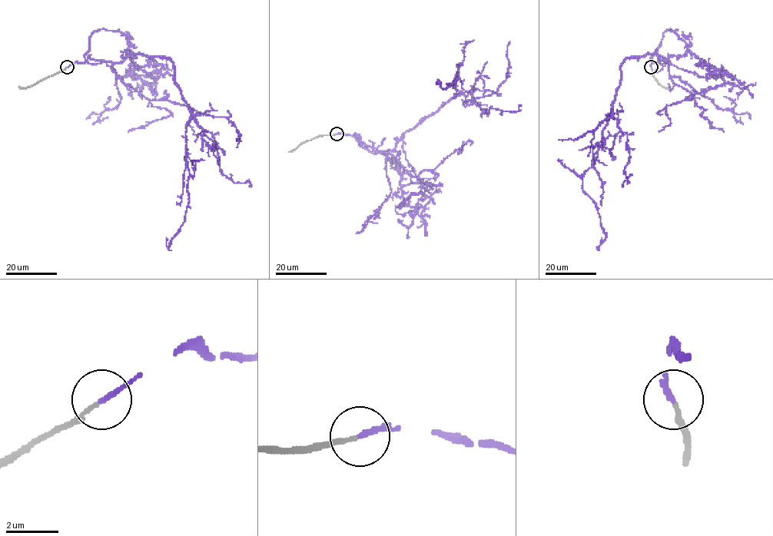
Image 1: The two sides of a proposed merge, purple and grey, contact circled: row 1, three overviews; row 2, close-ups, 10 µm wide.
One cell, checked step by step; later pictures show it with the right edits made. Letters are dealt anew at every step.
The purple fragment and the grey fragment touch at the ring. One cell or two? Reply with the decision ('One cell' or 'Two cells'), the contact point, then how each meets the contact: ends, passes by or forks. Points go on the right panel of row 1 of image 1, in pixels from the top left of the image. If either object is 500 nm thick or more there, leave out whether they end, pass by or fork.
One cell. Place: (651, 67). At the ring purple ends. At the ring grey ends

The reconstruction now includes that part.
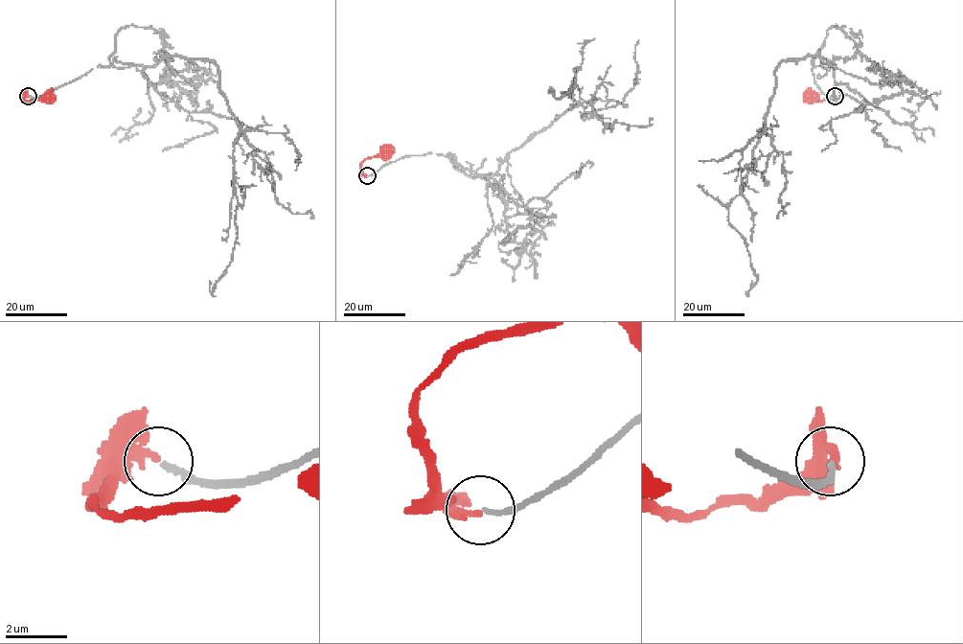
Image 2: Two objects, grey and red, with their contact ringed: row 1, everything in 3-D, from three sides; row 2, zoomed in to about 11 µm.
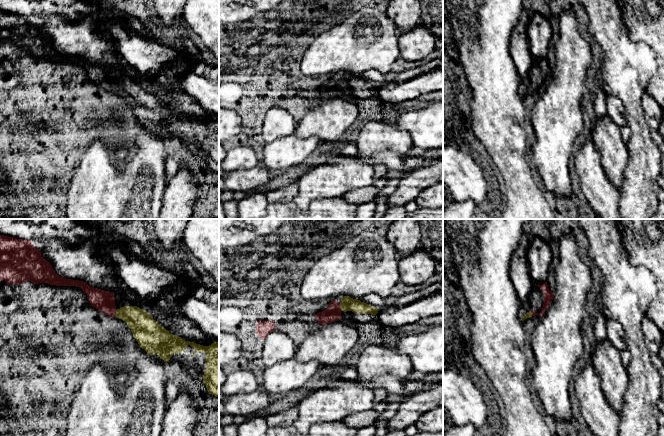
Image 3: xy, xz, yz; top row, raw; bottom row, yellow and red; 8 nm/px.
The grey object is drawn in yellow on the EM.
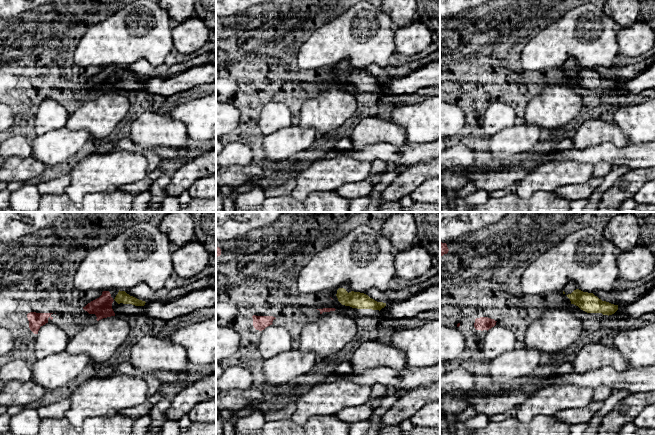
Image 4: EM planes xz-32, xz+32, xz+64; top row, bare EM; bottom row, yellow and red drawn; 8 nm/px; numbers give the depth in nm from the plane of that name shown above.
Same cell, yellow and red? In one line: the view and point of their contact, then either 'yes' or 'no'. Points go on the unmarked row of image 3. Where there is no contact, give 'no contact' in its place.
contact xz (340, 83); yes

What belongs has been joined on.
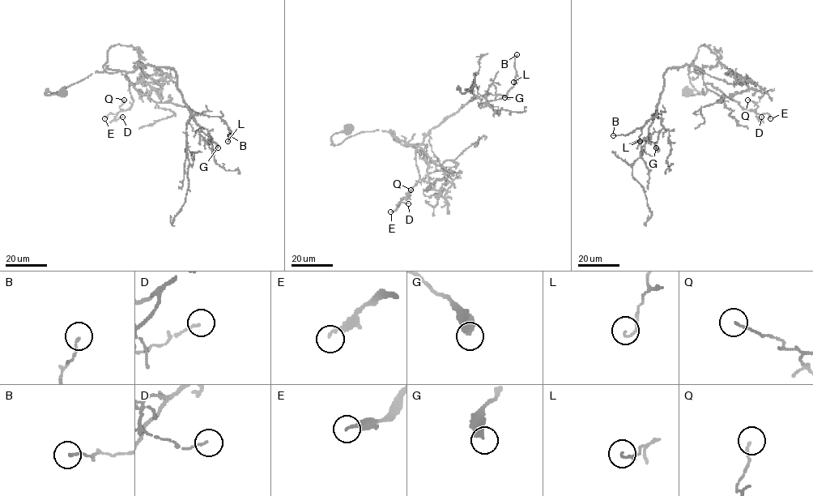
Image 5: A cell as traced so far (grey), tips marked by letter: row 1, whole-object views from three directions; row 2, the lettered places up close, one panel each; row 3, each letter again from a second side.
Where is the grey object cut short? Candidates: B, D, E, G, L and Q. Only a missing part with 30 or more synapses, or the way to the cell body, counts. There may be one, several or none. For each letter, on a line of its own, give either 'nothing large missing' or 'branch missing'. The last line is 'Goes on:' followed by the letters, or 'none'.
B: nothing large missing
D: nothing large missing
E: nothing large missing
G: nothing large missing
L: nothing large missing
Q: nothing large missing
Goes on: none

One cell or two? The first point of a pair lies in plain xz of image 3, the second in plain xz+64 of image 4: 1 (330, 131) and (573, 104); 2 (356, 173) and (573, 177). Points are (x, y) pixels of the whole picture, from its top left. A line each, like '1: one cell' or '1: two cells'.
1: one cell
2: one cell

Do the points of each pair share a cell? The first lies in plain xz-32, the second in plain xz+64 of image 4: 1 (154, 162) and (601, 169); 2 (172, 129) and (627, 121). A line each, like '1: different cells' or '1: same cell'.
1: same cell
2: different cells

